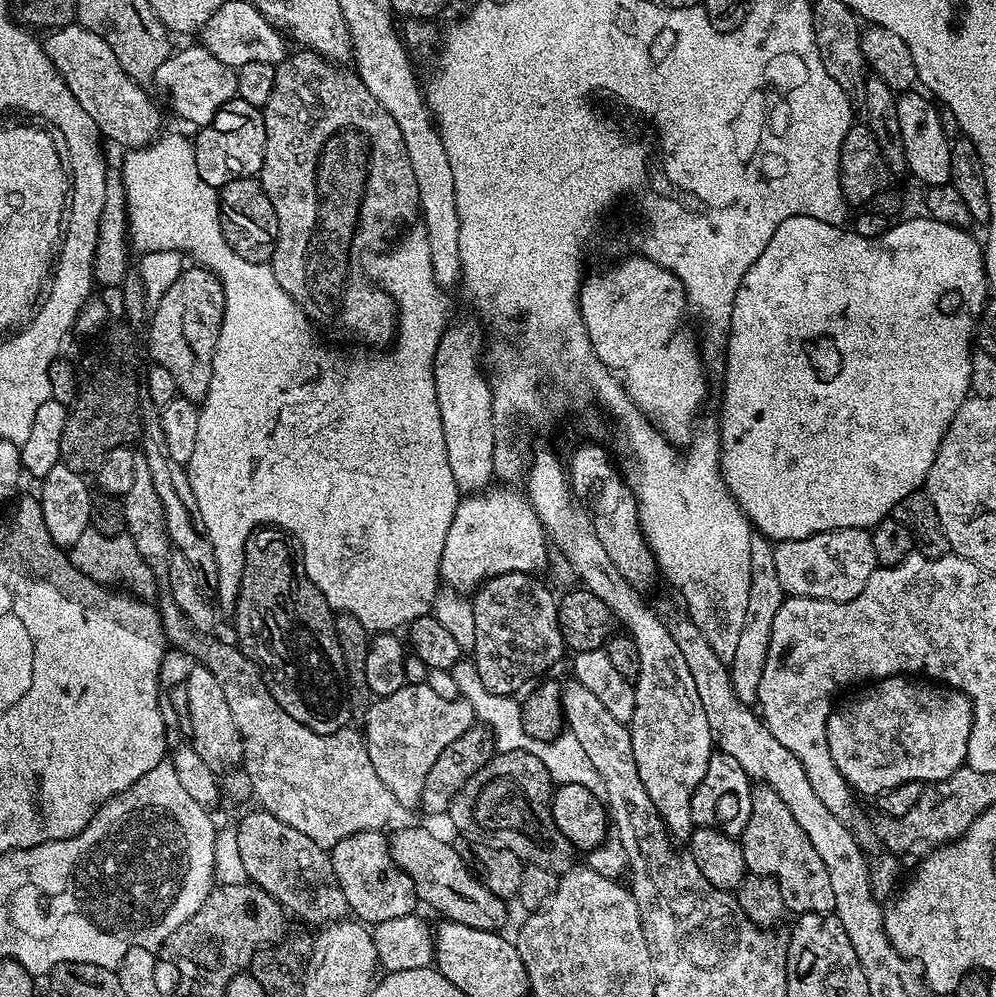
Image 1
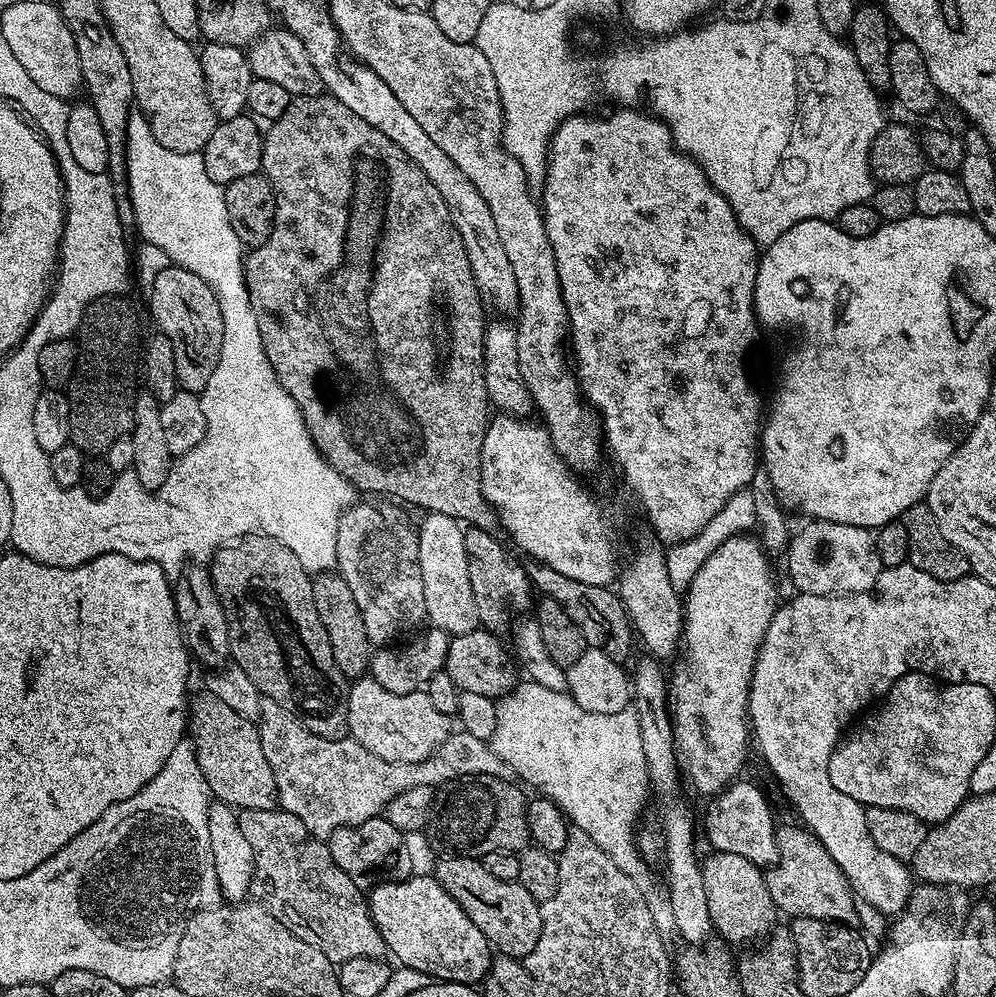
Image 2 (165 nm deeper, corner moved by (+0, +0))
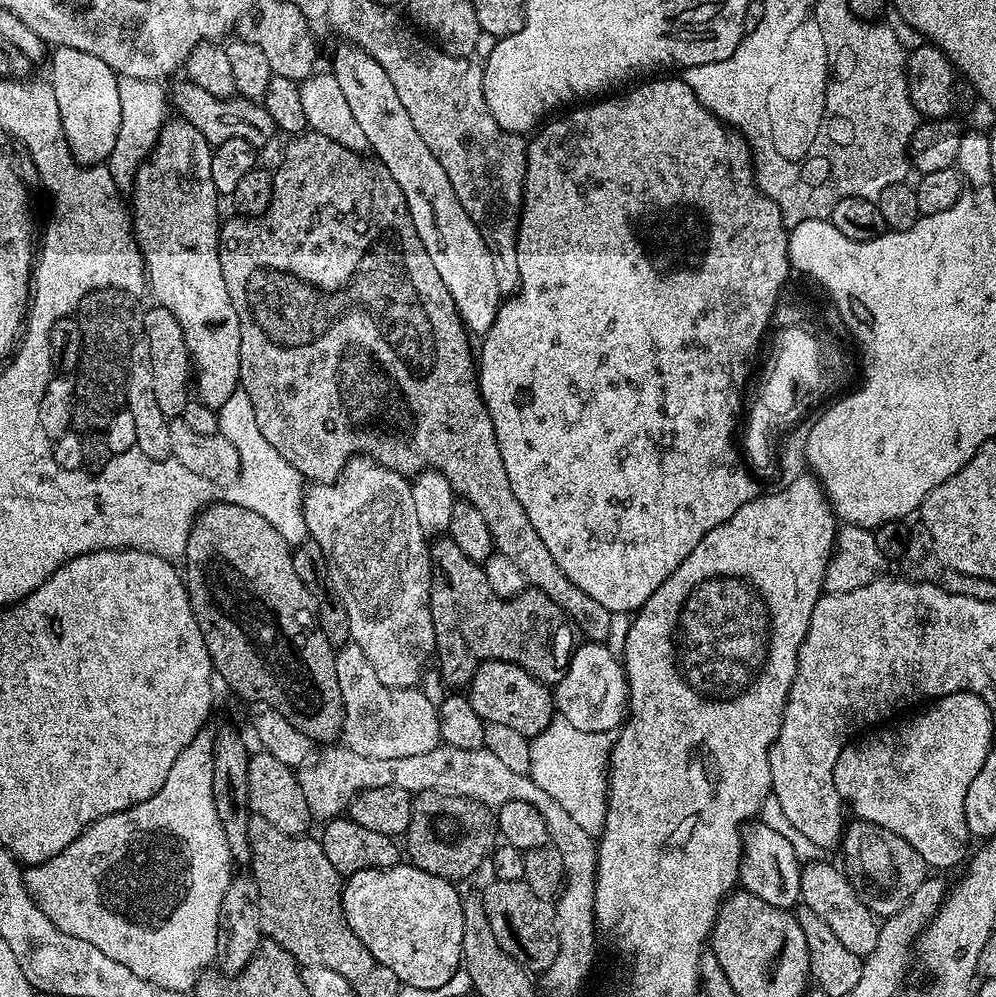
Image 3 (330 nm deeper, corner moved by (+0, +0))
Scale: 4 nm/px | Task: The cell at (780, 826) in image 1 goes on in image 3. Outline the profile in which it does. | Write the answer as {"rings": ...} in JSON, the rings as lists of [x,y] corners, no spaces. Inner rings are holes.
{"rings":[[[822,858],[805,863],[800,869],[800,899],[803,907],[814,910],[830,930],[834,930],[838,942],[855,956],[866,957],[878,942],[880,924],[872,911],[861,902],[851,879],[839,867],[827,864]]]}

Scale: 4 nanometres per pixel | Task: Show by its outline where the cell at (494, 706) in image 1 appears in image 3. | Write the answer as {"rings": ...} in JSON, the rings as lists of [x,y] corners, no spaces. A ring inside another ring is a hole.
{"rings":[[[553,717],[542,734],[531,739],[531,779],[550,794],[562,810],[587,833],[598,836],[605,826],[608,805],[608,764],[616,732],[575,729],[564,717]]]}

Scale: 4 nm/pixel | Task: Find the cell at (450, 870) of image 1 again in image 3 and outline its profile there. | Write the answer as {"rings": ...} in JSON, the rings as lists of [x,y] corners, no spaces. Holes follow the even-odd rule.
{"rings":[[[493,879],[482,891],[486,918],[490,918],[490,926],[494,929],[494,938],[498,938],[498,946],[514,958],[532,974],[543,974],[558,958],[558,926],[556,925],[556,906],[552,900],[538,898],[534,890],[523,880],[518,882],[502,882]]]}

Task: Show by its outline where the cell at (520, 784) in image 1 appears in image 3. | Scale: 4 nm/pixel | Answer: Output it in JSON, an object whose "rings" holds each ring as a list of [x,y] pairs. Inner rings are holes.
{"rings":[[[418,792],[412,798],[410,826],[406,833],[407,859],[416,868],[426,870],[426,874],[434,874],[443,880],[461,882],[472,876],[480,868],[480,863],[487,861],[493,848],[498,843],[498,829],[494,823],[493,813],[489,805],[480,804],[465,796],[443,796],[441,792]]]}

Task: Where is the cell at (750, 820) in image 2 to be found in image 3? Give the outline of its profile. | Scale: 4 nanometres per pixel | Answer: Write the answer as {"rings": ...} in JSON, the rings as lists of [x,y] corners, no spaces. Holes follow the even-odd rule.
{"rings":[[[759,818],[743,825],[740,841],[744,852],[740,856],[739,887],[743,891],[754,894],[754,898],[762,898],[762,902],[770,902],[770,906],[795,909],[801,903],[800,869],[802,864],[790,841],[764,825]]]}

